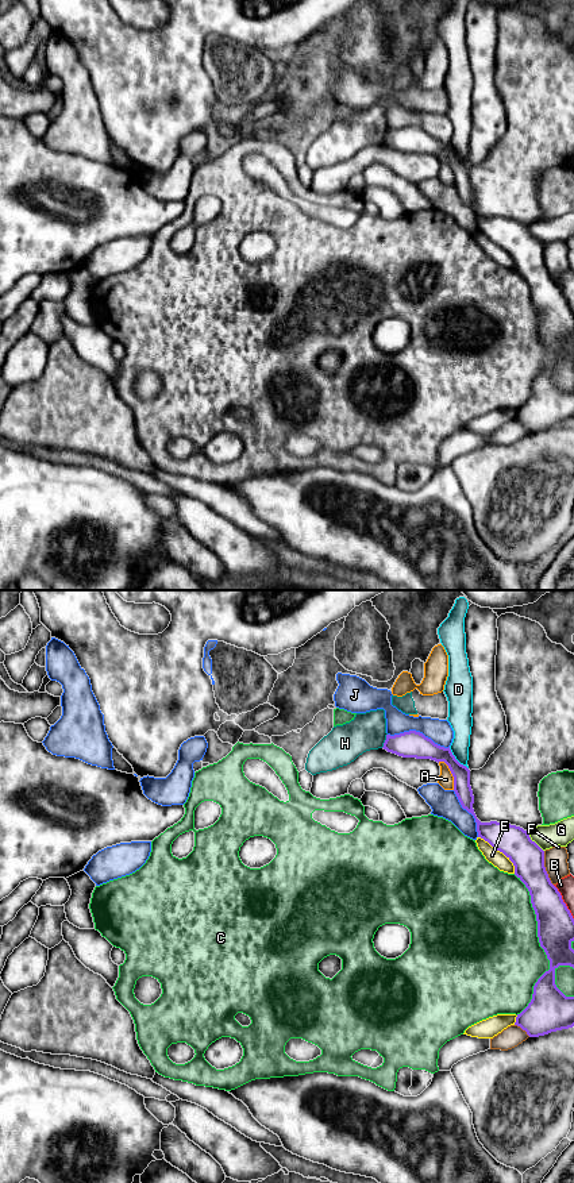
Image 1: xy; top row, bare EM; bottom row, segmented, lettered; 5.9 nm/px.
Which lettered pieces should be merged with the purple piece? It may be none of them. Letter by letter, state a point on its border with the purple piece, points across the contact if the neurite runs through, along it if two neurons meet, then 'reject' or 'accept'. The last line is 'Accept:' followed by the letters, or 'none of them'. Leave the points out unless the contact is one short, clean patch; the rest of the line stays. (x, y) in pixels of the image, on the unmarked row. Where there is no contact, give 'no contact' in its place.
A: meets purple in xy at (451, 168); reject
B: meets purple in xy at (563, 297); reject
C: meets purple in xy at (540, 339); reject
D: meets purple in xy at (455, 154); reject
E: meets purple in xy at (500, 246); reject
F: meets purple in xy at (544, 264); reject
G: meets purple in xy at (534, 237); reject
H: meets purple in xy at (385, 135); border along xy (386, 128), (381, 142); reject
J: meets purple in xy at (419, 127); reject
Accept: none of them

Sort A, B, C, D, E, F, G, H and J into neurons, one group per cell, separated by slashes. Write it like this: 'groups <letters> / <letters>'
groups A / B / C / D / E / F H / G / J

